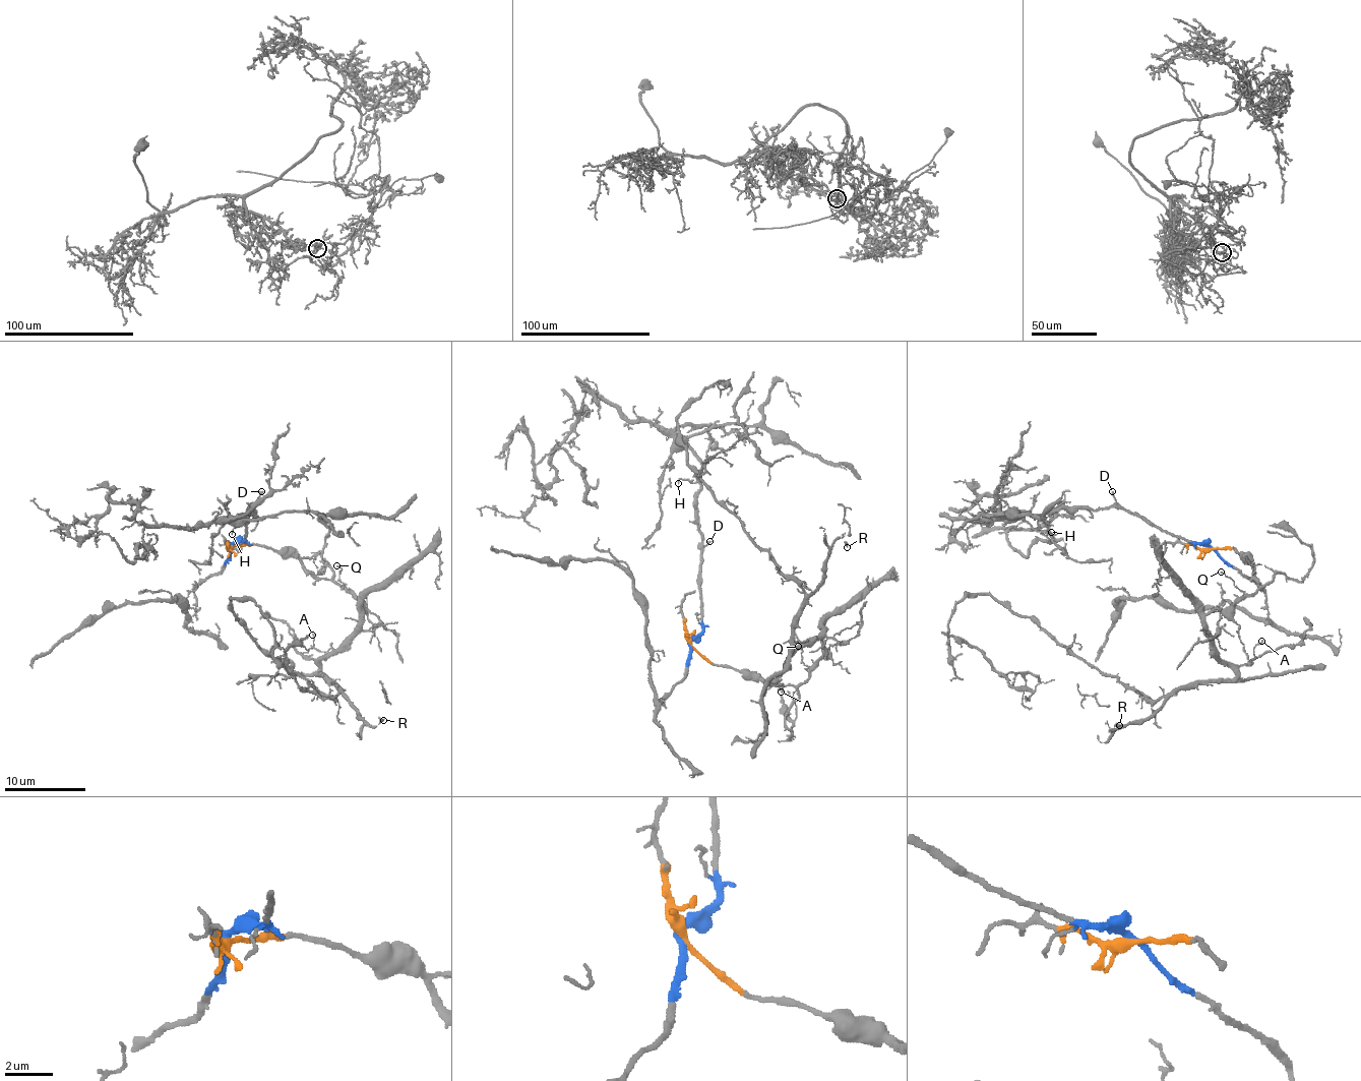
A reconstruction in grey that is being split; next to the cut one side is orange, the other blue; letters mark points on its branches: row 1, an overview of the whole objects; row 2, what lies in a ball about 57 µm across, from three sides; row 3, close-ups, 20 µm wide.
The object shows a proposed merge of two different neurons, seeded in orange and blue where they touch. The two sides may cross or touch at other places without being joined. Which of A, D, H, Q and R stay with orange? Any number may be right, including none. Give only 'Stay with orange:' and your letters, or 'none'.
Stay with orange: A, Q, R

